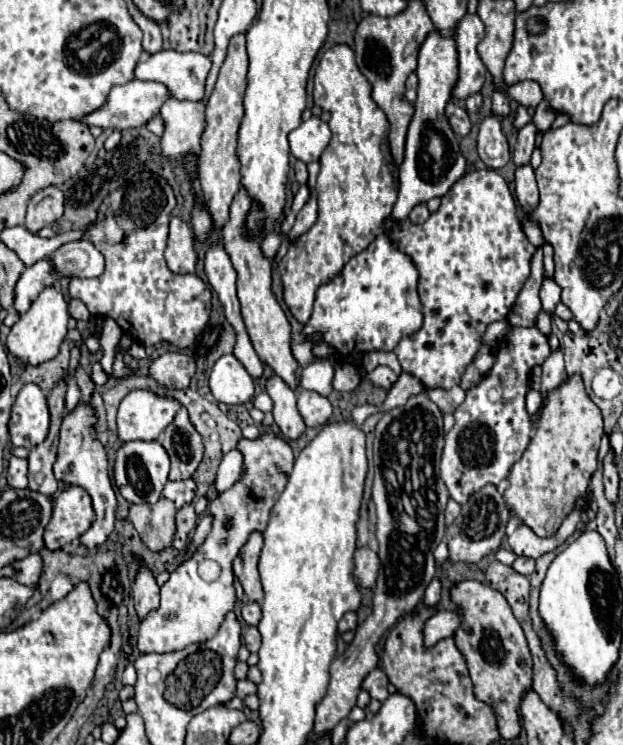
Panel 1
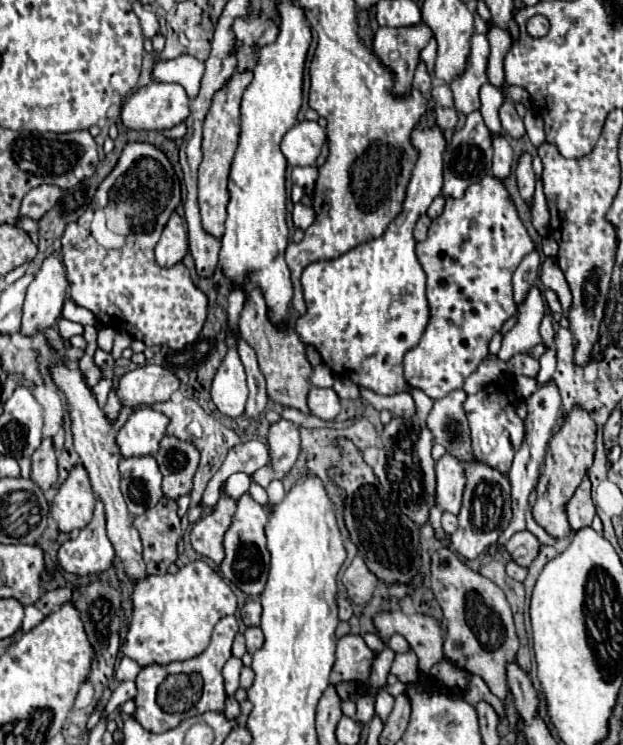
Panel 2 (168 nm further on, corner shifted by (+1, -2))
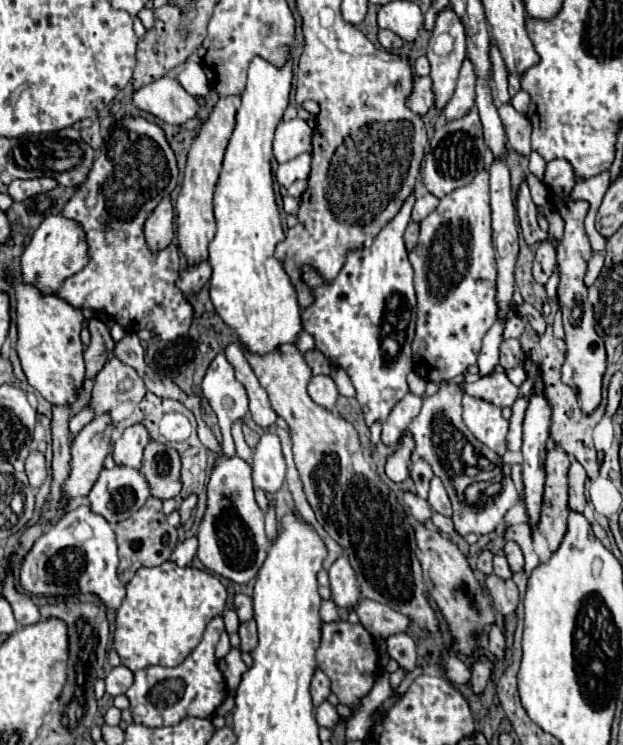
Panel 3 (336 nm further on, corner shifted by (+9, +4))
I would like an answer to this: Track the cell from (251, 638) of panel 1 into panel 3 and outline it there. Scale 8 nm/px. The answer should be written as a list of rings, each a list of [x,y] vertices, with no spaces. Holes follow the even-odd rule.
[[[255,621],[241,623],[239,637],[241,637],[241,651],[253,651],[257,647],[257,627],[255,627]]]

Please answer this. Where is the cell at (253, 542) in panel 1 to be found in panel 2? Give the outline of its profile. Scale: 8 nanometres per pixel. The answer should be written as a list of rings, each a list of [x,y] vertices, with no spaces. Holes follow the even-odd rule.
[[[243,493],[235,501],[235,505],[237,505],[237,509],[235,509],[233,521],[231,521],[227,533],[225,533],[225,539],[223,539],[225,557],[223,557],[221,565],[219,565],[219,569],[221,569],[225,579],[235,583],[249,597],[257,599],[261,595],[261,591],[265,589],[267,573],[269,573],[269,551],[265,547],[267,513],[257,501],[253,501],[253,497],[249,493]]]

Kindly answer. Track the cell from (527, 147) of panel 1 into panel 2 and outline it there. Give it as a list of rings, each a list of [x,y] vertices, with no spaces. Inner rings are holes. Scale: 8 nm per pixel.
[[[521,155],[519,165],[517,165],[517,183],[519,183],[519,193],[525,199],[527,205],[533,205],[533,191],[535,191],[535,173],[531,167],[531,155]]]

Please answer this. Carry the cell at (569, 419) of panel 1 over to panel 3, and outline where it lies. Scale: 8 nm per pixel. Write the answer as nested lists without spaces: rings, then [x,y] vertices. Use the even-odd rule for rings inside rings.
[[[549,449],[545,461],[545,491],[537,531],[547,539],[549,549],[555,551],[567,531],[567,471],[569,455],[563,449]]]

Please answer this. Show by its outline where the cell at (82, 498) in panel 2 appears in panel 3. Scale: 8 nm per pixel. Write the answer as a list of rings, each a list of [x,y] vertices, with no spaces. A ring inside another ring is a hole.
[[[101,415],[75,435],[71,445],[71,473],[63,483],[65,501],[89,495],[103,469],[103,459],[111,451],[111,431],[109,415]]]

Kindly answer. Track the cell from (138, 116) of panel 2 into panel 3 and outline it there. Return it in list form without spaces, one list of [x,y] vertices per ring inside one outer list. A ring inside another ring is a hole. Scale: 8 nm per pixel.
[[[163,75],[161,79],[135,91],[133,105],[171,125],[183,125],[197,113],[195,97],[189,95],[171,75]]]

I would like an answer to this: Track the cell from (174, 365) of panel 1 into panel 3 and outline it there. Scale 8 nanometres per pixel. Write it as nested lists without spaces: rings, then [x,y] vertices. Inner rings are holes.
[[[117,357],[109,359],[105,367],[99,371],[93,393],[91,393],[91,405],[97,415],[103,415],[105,411],[111,411],[119,403],[133,401],[139,403],[145,399],[147,387],[143,379],[137,375],[137,371]]]

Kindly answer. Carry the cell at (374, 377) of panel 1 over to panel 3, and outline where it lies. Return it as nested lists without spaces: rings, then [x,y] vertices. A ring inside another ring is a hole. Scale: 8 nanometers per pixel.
[[[407,393],[389,413],[389,417],[385,419],[383,423],[383,443],[389,445],[389,447],[395,447],[399,435],[403,431],[407,431],[411,419],[415,415],[419,415],[419,407],[421,407],[421,397],[413,395],[413,393]]]

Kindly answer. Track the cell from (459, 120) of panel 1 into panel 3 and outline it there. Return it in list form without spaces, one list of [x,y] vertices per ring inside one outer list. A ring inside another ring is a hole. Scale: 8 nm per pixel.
[[[417,77],[413,83],[413,95],[407,101],[411,111],[417,115],[425,115],[435,105],[435,93],[433,93],[433,81],[429,77]]]

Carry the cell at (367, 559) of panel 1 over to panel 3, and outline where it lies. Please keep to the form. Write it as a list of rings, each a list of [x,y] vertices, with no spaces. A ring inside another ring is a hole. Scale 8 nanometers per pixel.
[[[341,555],[333,567],[329,569],[329,581],[331,581],[331,593],[333,601],[339,607],[353,607],[361,599],[361,591],[357,587],[355,571],[347,559],[347,555]]]

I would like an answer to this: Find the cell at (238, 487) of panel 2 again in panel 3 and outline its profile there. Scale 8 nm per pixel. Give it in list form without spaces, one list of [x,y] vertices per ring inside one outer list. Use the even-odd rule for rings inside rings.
[[[219,353],[203,379],[203,397],[213,407],[219,427],[223,433],[223,453],[231,459],[235,457],[235,443],[231,437],[231,425],[235,419],[243,419],[249,411],[247,407],[247,393],[245,387],[235,379],[235,371],[231,363],[227,361],[225,353]]]

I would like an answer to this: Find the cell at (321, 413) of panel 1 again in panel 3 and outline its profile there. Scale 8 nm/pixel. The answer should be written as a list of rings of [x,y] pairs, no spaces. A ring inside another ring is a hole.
[[[315,375],[315,377],[309,381],[307,391],[309,391],[309,397],[311,397],[317,405],[321,405],[321,407],[325,407],[325,409],[333,409],[335,401],[337,401],[337,395],[339,395],[333,379],[327,377],[327,375]]]

